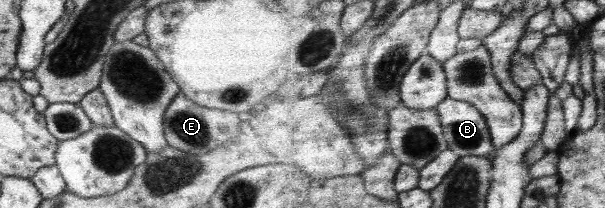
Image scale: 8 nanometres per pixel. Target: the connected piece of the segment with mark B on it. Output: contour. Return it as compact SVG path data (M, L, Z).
M448 97L437 109L449 149L463 157L495 155L497 147L488 119L474 103Z

